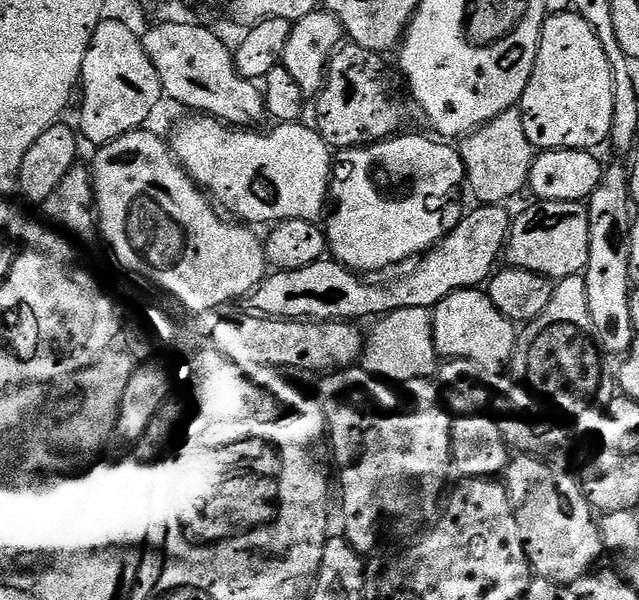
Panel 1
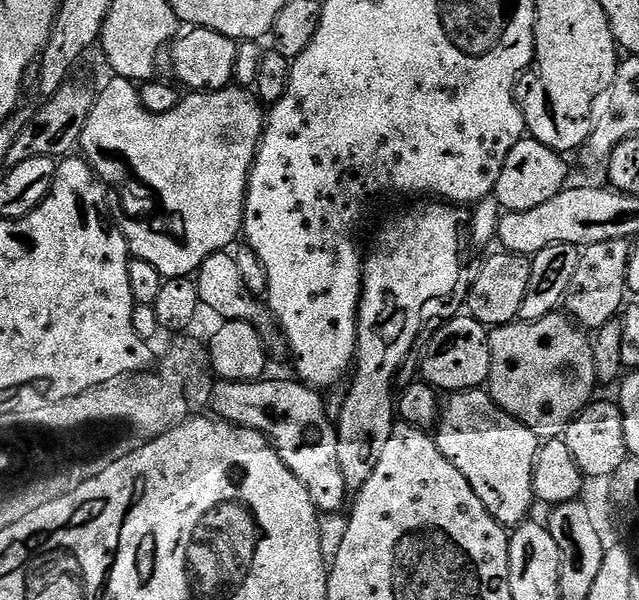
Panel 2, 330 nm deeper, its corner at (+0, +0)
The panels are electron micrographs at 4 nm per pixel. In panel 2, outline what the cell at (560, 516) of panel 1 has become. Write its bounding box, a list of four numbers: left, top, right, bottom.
[434,388,541,530]

